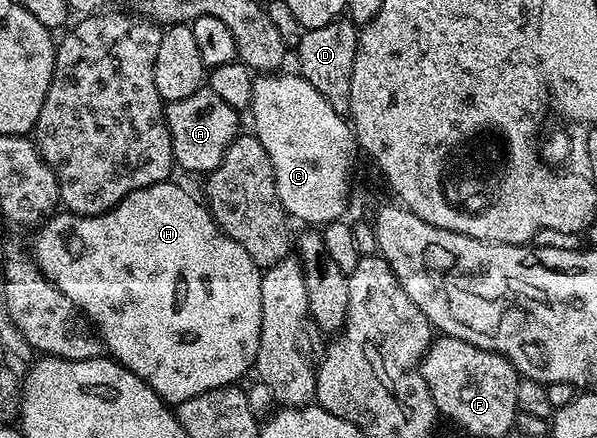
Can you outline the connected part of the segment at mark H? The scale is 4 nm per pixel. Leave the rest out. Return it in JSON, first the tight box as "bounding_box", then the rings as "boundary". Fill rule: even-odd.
{"bounding_box":[32,181,262,405],"boundary":[[[174,181],[157,183],[134,191],[128,197],[121,199],[111,211],[105,211],[99,215],[55,213],[34,233],[32,258],[34,264],[44,273],[44,277],[48,277],[48,281],[52,281],[52,285],[60,289],[60,293],[64,293],[64,297],[68,297],[68,301],[72,301],[75,308],[93,323],[94,330],[102,338],[103,348],[109,352],[114,362],[122,364],[136,377],[140,377],[140,381],[148,384],[167,405],[177,405],[200,393],[208,393],[212,389],[237,384],[238,378],[249,367],[251,370],[257,364],[260,349],[260,317],[262,316],[260,305],[262,271],[254,264],[252,257],[248,257],[248,253],[244,253],[244,249],[236,245],[236,241],[232,241],[232,237],[225,235],[216,226],[210,215],[210,208],[205,202],[199,196],[197,199],[196,196],[189,195],[184,188],[177,187]]]}

